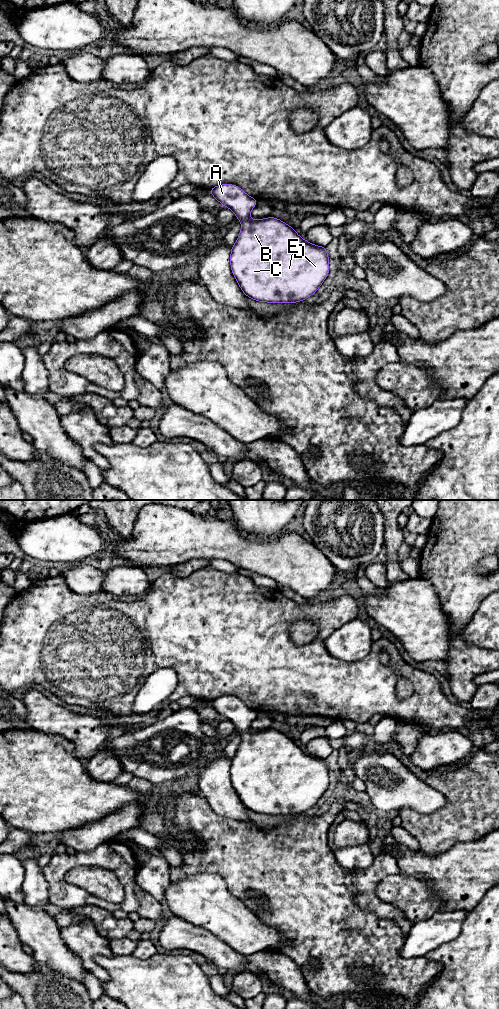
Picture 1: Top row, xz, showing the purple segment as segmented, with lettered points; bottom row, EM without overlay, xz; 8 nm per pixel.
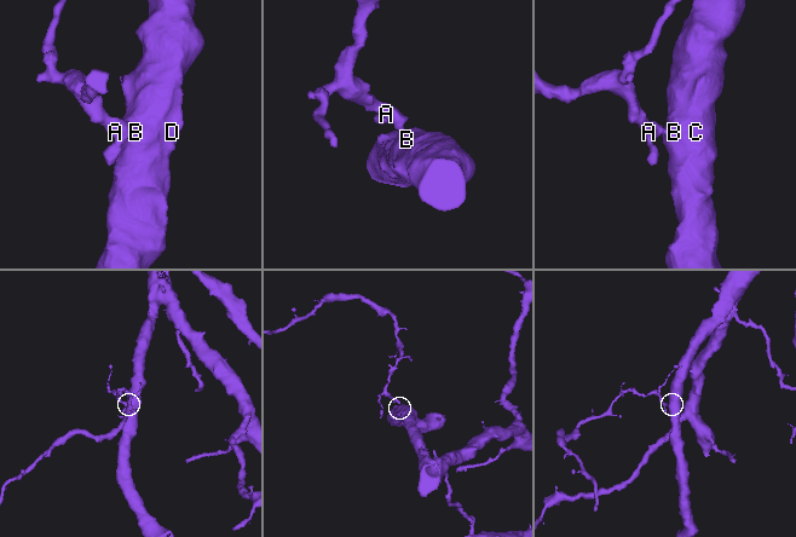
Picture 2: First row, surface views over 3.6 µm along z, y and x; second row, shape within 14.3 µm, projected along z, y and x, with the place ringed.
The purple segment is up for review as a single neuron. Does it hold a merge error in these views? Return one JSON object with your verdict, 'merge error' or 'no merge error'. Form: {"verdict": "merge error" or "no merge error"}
{"verdict": "no merge error"}

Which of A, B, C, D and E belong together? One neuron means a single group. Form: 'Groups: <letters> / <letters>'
Groups: A B C D E

